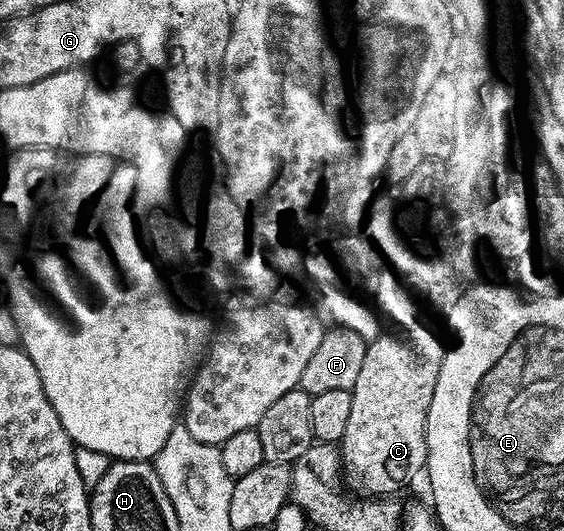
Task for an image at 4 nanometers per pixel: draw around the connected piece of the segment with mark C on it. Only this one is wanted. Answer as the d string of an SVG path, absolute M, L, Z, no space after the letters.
M413 325L406 335L396 339L393 335L378 334L365 348L363 365L359 368L359 378L351 392L351 413L347 413L347 427L339 444L341 466L344 478L361 491L365 497L393 497L408 479L426 470L429 450L425 440L425 422L431 397L435 393L435 381L439 381L439 369L447 350L446 340L441 340L429 327Z

